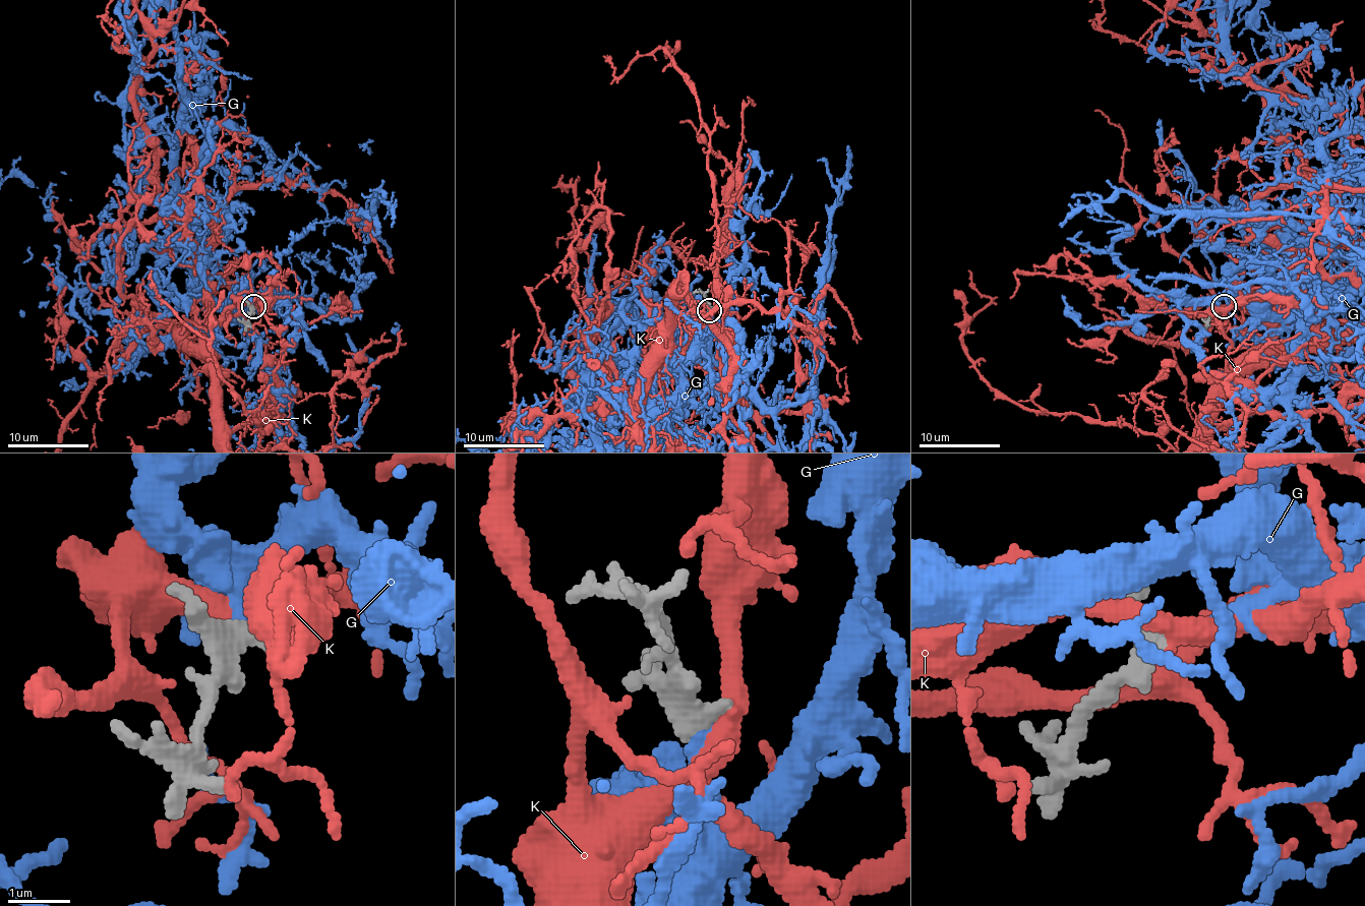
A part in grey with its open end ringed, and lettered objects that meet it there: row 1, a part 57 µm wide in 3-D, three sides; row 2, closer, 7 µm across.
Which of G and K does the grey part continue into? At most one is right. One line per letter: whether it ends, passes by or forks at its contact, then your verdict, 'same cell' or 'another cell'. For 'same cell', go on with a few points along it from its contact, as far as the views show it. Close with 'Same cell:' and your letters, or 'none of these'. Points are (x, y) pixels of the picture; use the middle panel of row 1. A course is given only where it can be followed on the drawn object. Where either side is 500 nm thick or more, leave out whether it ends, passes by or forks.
G: it ends; same cell
K: it passes by; another cell
Same cell: G

